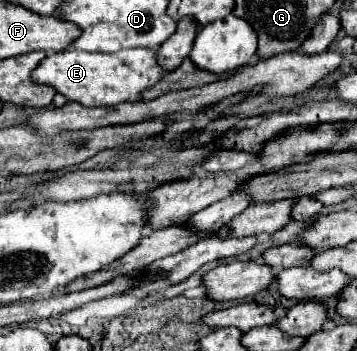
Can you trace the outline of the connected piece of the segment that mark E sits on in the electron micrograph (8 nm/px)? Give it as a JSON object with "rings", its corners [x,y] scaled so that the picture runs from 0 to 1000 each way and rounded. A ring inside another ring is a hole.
{"rings":[[[190,137],[123,165],[101,205],[90,205],[90,228],[112,239],[146,239],[157,262],[168,262],[190,291],[218,291],[241,308],[314,308],[336,291],[392,291],[398,262],[459,222],[465,199],[448,194],[437,160],[443,148],[426,137],[364,137],[319,154],[269,154]]]}

